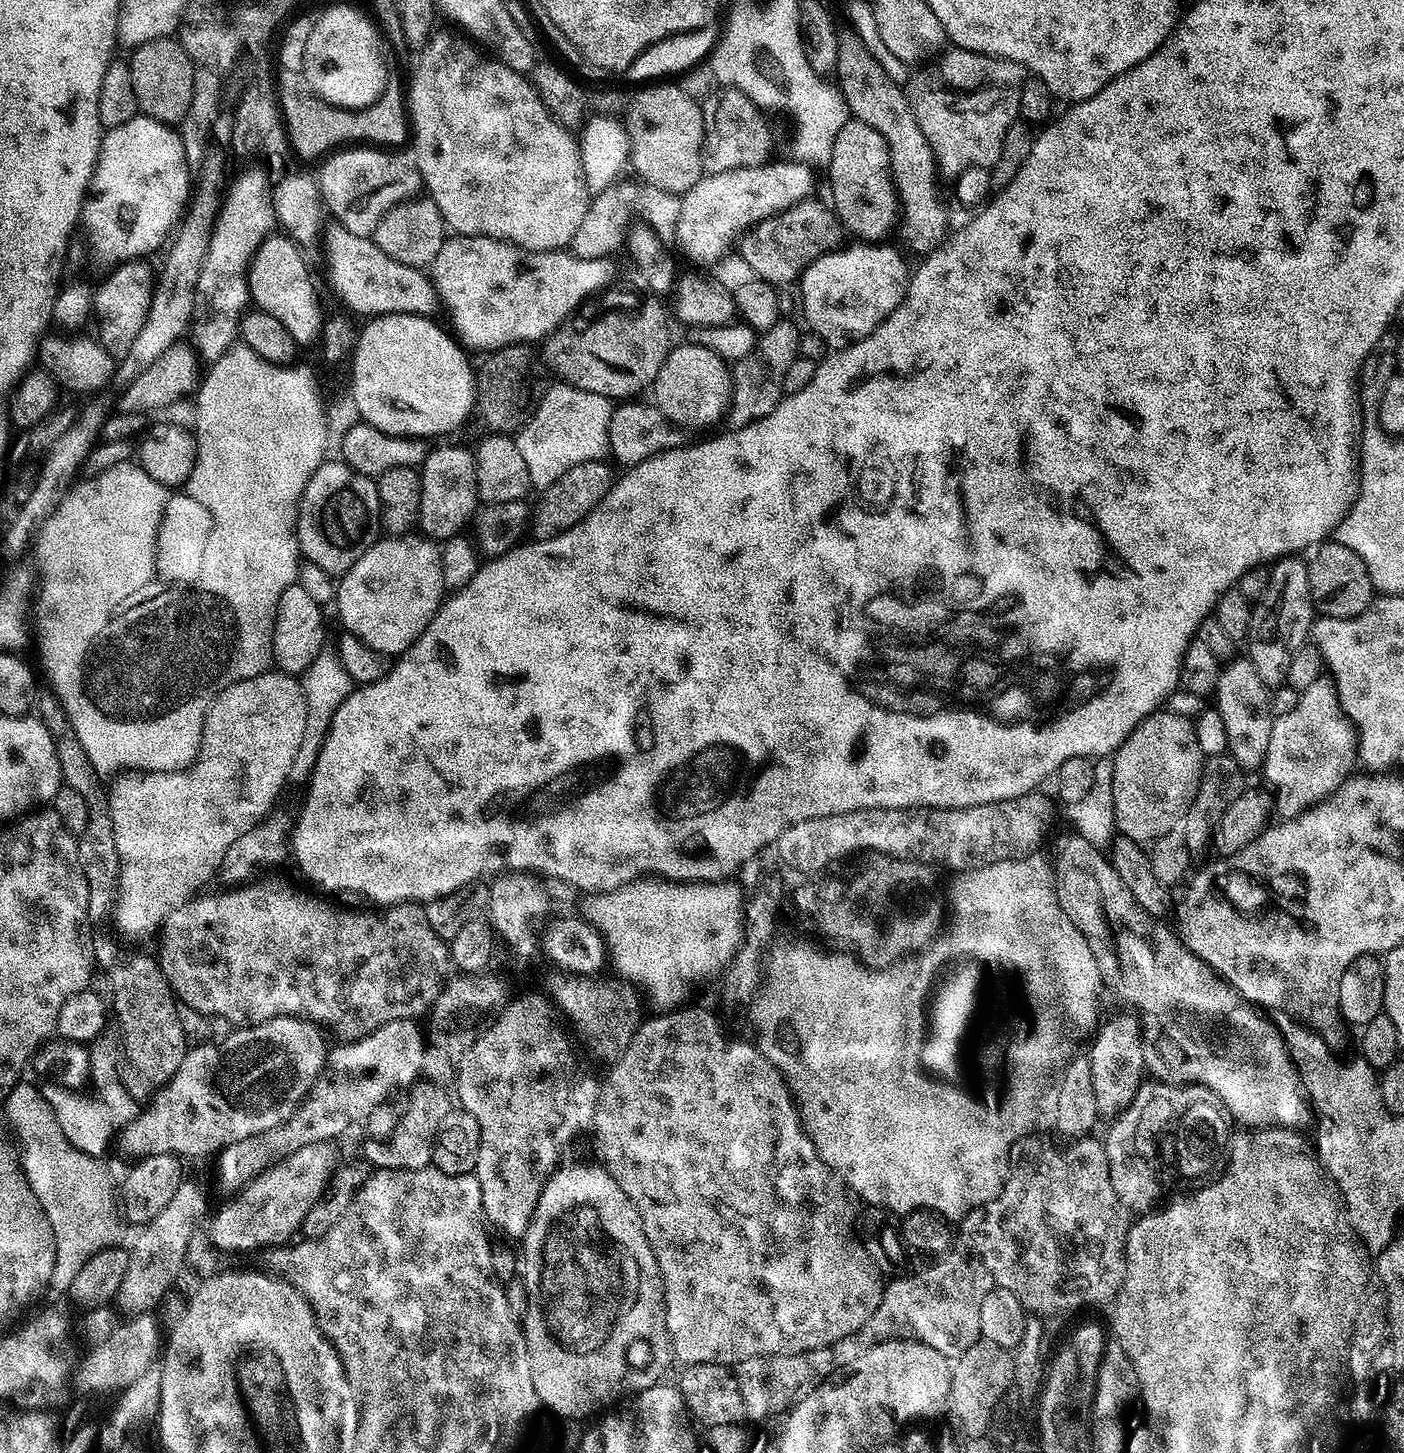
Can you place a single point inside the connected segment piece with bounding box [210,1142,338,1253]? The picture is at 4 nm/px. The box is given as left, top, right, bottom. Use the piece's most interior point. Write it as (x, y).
(272, 1207)

